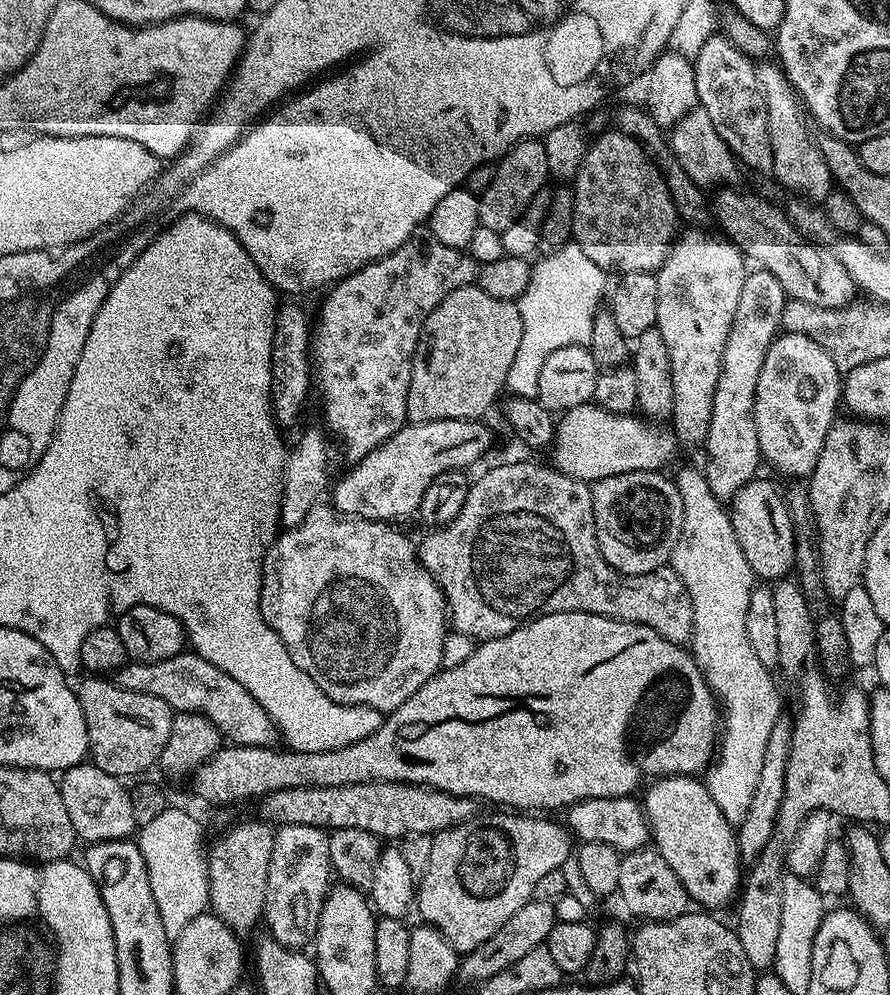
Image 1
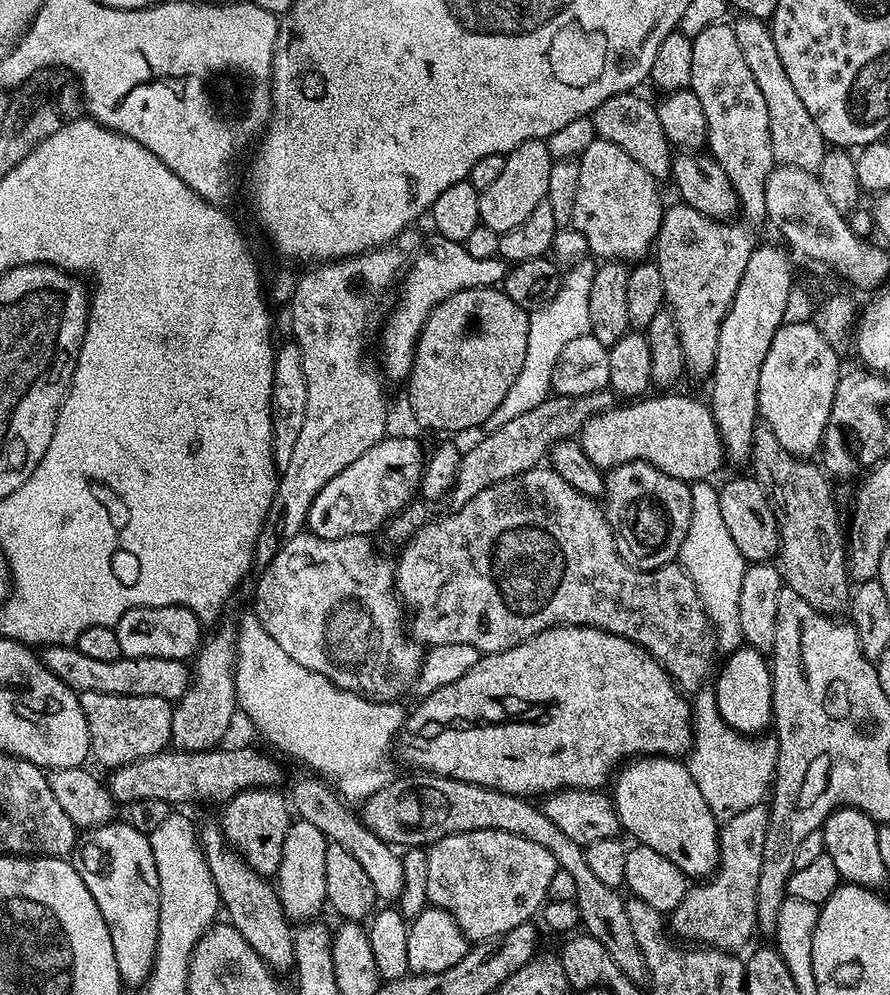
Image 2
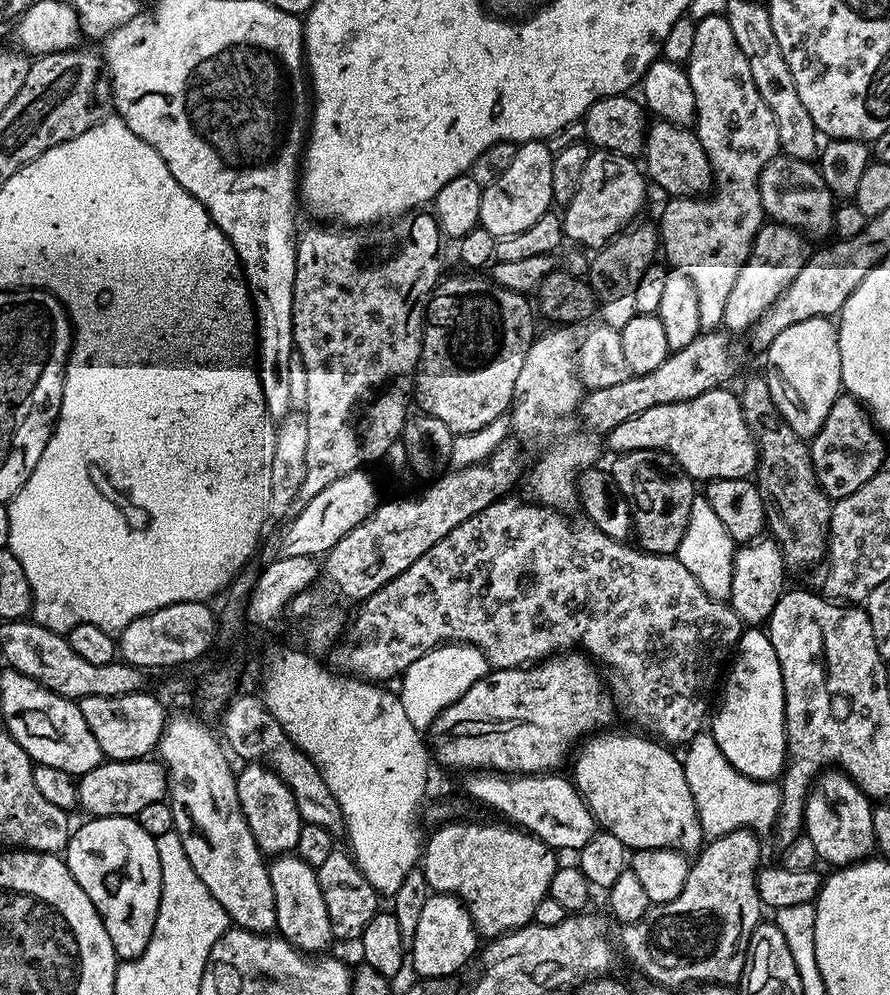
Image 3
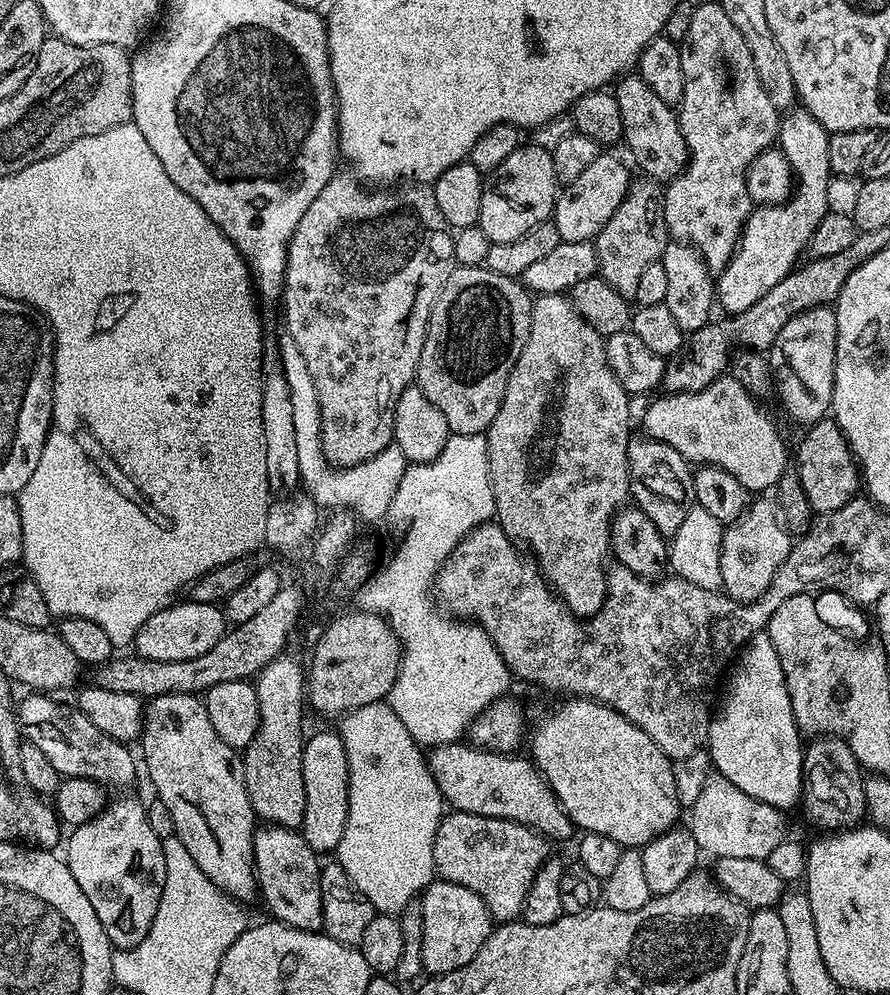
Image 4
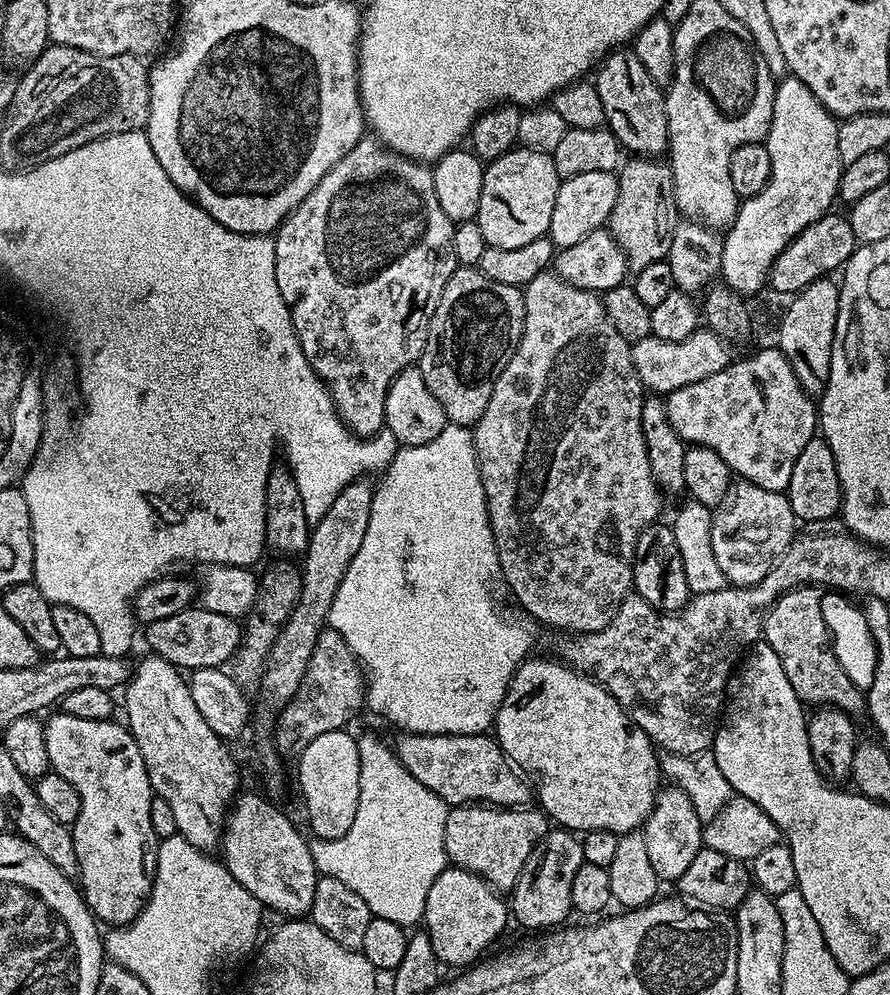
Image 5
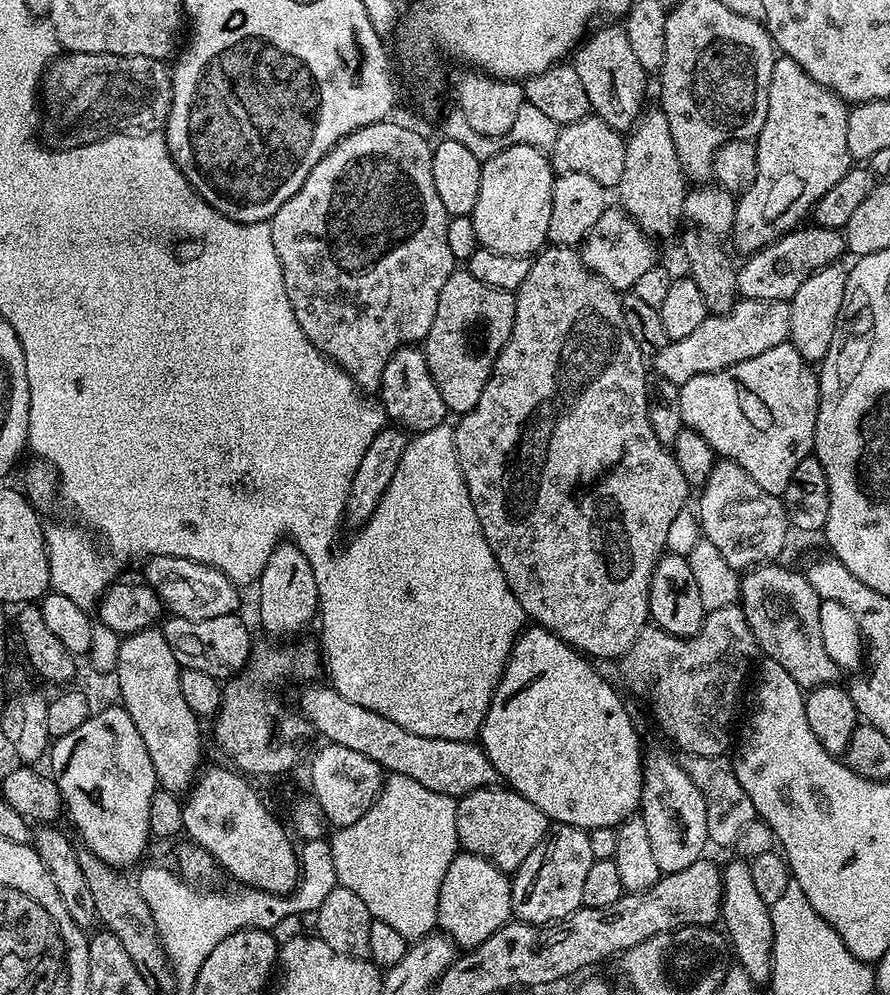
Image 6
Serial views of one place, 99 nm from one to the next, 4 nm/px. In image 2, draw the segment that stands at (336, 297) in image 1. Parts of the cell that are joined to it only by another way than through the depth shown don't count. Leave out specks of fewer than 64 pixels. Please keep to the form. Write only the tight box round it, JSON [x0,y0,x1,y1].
[380,238,506,381]

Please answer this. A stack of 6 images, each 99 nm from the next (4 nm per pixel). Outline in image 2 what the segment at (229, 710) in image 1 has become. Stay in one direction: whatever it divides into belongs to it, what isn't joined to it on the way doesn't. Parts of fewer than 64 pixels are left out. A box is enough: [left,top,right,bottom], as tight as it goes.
[42,644,190,702]

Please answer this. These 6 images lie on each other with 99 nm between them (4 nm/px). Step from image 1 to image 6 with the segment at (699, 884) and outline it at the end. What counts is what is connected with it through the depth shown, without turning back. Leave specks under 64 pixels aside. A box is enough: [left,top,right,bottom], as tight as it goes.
[478,626,644,830]

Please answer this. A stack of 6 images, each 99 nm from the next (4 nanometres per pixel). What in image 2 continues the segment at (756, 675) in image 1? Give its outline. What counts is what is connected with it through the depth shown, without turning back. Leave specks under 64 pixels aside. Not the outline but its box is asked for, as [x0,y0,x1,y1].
[678,480,776,822]

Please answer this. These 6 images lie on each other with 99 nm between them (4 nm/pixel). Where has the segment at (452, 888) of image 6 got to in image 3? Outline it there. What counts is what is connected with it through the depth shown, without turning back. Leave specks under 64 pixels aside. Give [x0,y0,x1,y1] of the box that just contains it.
[410,894,478,978]

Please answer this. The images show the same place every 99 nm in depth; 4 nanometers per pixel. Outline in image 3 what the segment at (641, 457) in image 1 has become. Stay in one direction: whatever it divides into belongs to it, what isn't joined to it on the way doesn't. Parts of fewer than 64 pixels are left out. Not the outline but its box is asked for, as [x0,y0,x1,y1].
[606,387,758,482]

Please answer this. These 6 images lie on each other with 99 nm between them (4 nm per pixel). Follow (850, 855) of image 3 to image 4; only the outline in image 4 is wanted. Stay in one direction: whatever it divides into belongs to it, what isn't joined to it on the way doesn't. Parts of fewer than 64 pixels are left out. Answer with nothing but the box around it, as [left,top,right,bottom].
[802,736,865,834]

